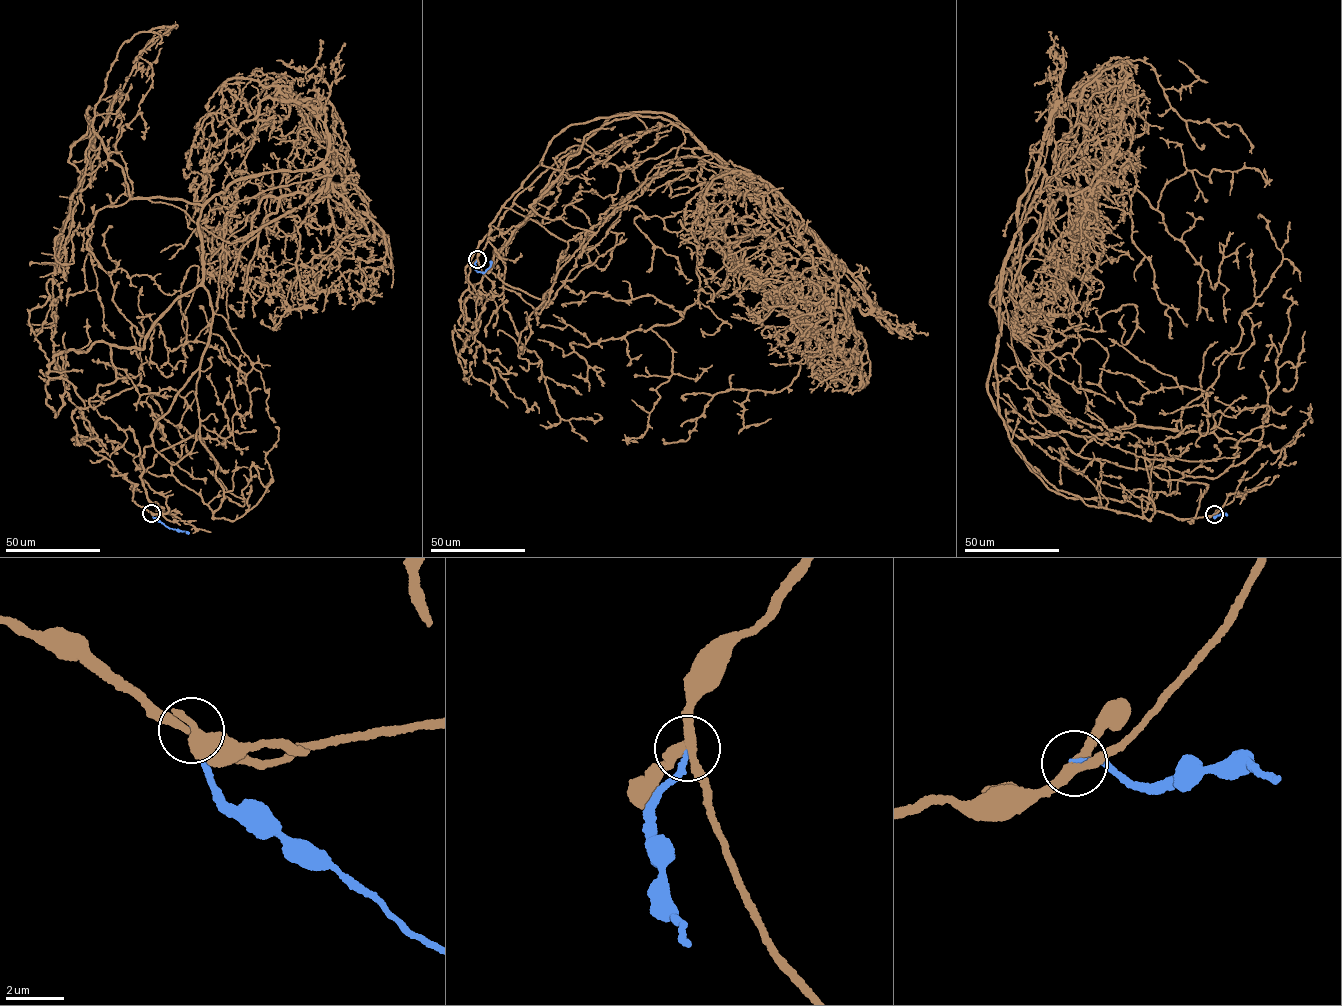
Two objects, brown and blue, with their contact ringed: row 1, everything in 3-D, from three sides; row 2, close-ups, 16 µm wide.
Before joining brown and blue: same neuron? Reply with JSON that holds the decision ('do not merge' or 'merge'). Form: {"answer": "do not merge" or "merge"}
{"answer": "do not merge"}

